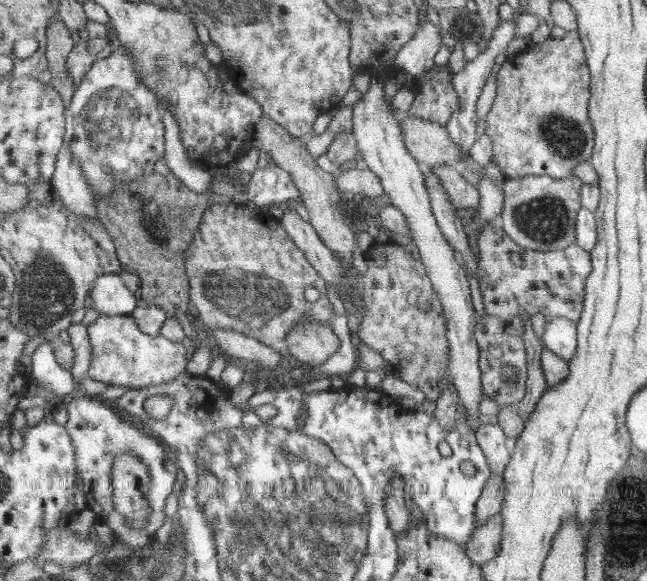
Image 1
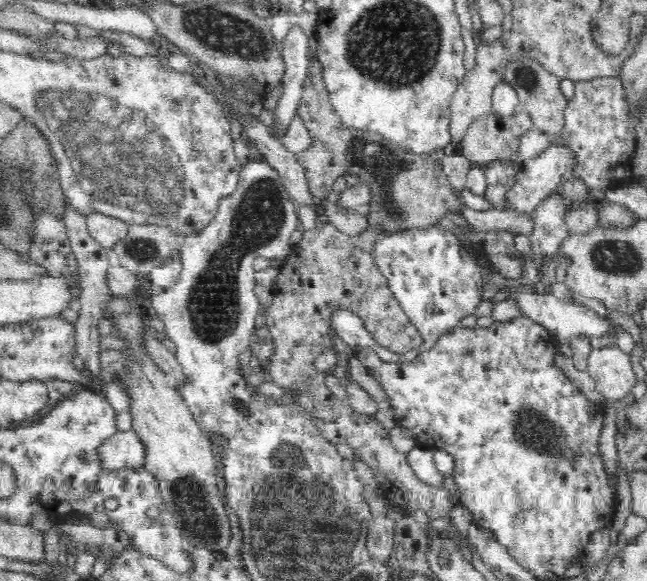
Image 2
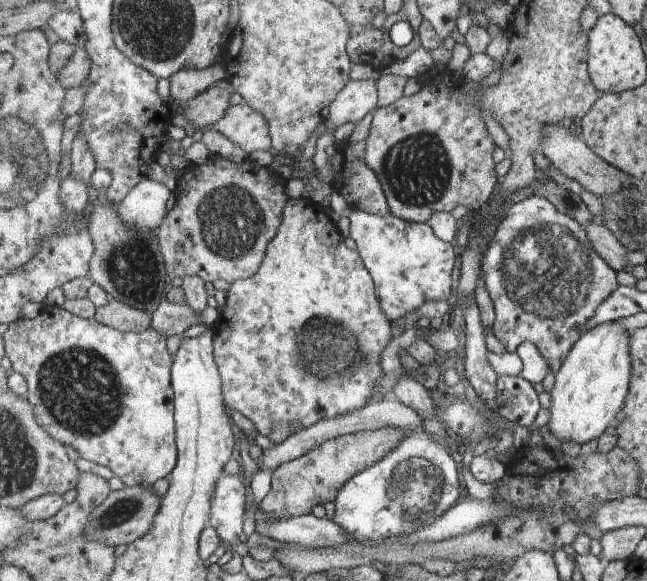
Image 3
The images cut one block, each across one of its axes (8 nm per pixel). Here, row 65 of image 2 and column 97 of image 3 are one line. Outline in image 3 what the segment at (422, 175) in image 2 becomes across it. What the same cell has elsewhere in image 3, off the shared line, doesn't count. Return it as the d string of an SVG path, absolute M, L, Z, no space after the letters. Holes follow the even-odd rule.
M113 298L105 306L96 308L95 317L101 324L123 332L140 333L152 328L152 316L148 312Z

